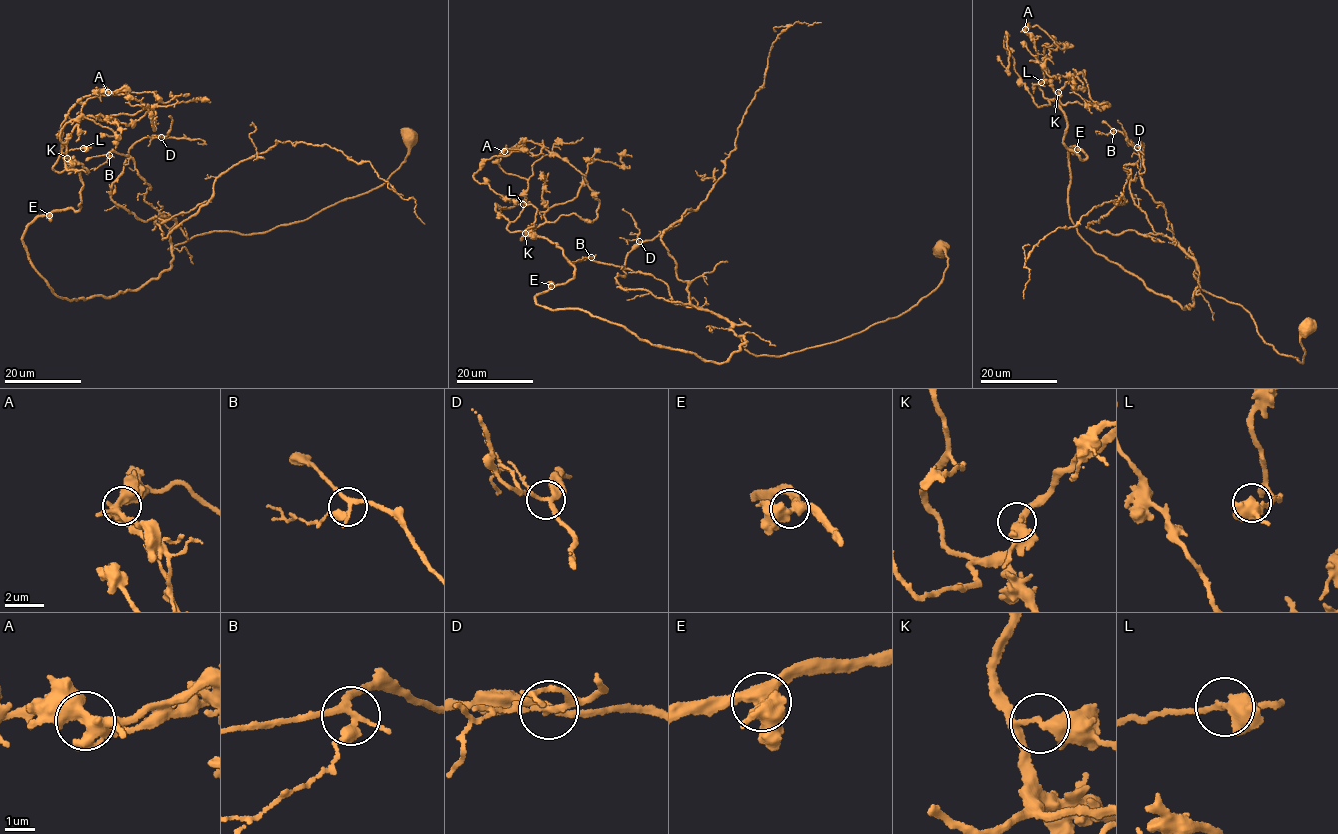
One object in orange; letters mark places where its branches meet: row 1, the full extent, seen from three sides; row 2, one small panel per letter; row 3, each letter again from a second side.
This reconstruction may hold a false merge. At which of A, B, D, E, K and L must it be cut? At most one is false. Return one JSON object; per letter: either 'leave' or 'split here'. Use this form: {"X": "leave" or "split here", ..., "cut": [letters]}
{"A": "split here", "B": "leave", "D": "leave", "E": "leave", "K": "leave", "L": "leave", "cut": ["A"]}

